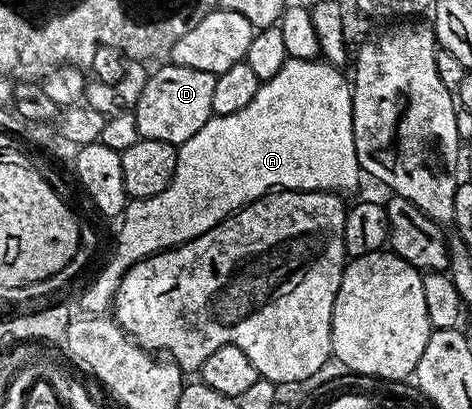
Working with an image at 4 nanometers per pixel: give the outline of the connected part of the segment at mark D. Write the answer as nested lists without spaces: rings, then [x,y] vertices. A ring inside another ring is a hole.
[[[165,63],[148,78],[134,110],[138,131],[146,139],[158,139],[174,146],[185,145],[214,116],[214,83],[216,74],[194,71],[194,67]]]

